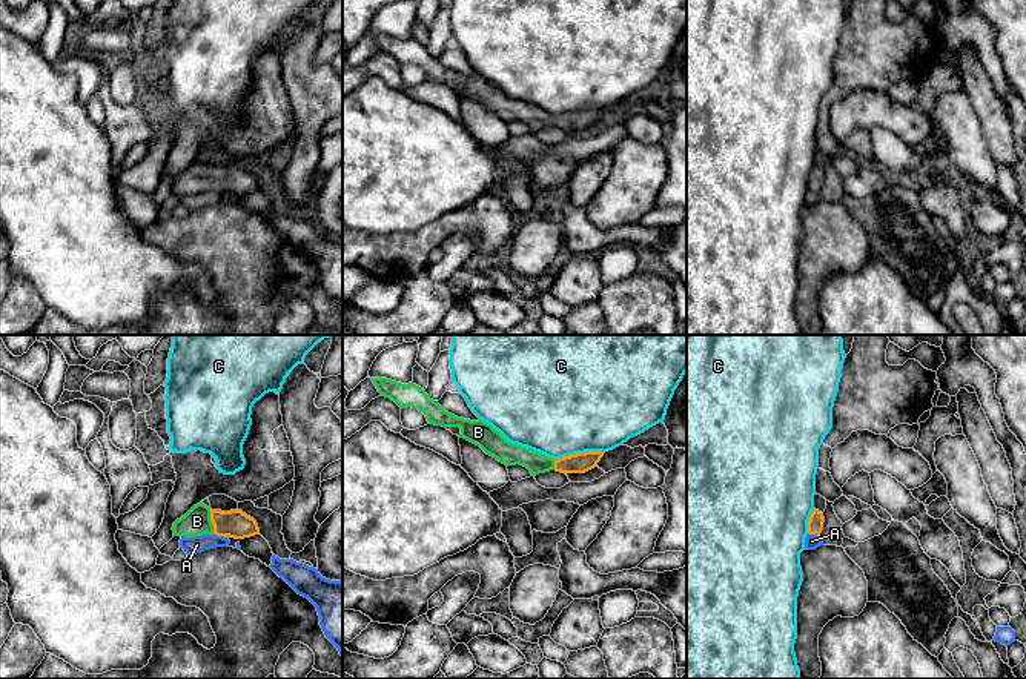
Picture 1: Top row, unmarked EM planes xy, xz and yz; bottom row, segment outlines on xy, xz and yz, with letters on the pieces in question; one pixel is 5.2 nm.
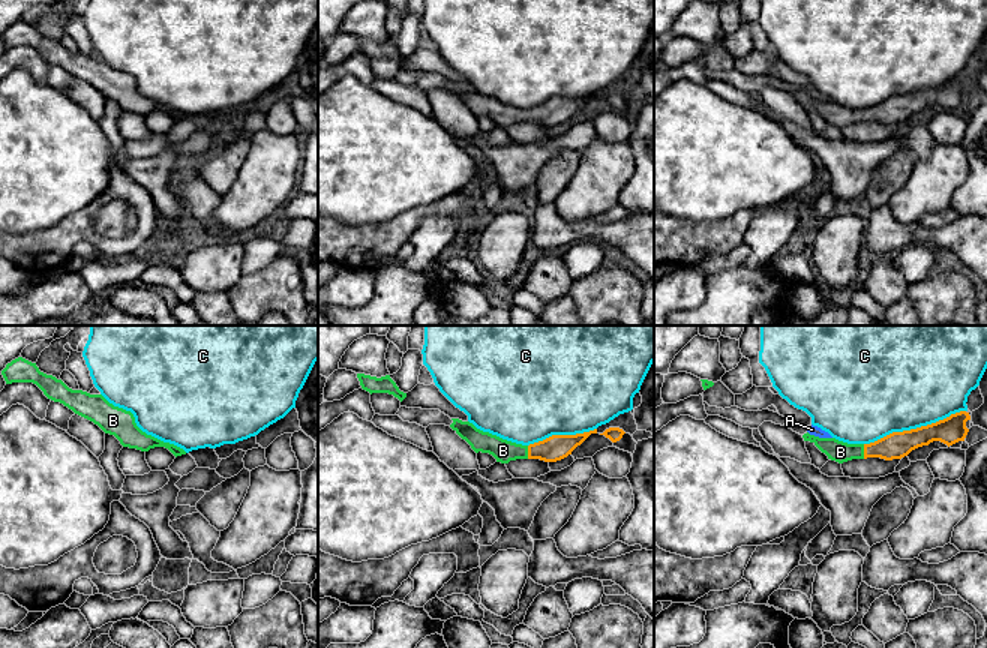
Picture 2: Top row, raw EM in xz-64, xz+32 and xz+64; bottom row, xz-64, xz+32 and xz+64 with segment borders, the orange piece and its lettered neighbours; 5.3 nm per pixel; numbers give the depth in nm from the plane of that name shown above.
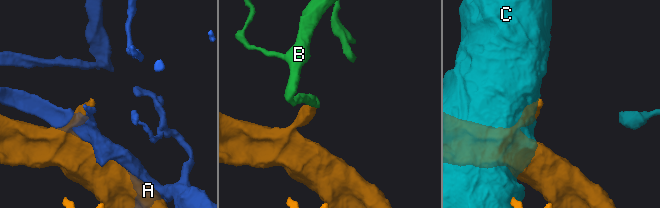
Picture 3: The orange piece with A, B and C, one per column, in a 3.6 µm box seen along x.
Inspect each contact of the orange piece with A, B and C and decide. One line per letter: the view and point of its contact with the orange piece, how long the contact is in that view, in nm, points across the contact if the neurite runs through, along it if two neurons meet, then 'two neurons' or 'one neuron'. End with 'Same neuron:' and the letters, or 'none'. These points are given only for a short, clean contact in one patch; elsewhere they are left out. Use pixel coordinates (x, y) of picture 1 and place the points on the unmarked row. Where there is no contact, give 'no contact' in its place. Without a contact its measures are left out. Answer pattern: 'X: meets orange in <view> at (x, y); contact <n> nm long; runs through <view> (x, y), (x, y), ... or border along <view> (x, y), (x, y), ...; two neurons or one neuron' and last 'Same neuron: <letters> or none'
A: meets orange in yz at (814, 189); contact 70 nm long; two neurons
B: meets orange in xy at (212, 177); contact 140 nm long; runs through xy (235, 180), (212, 177), (197, 177); one neuron
C: meets orange in xz at (579, 109); contact 260 nm long; two neurons
Same neuron: B

